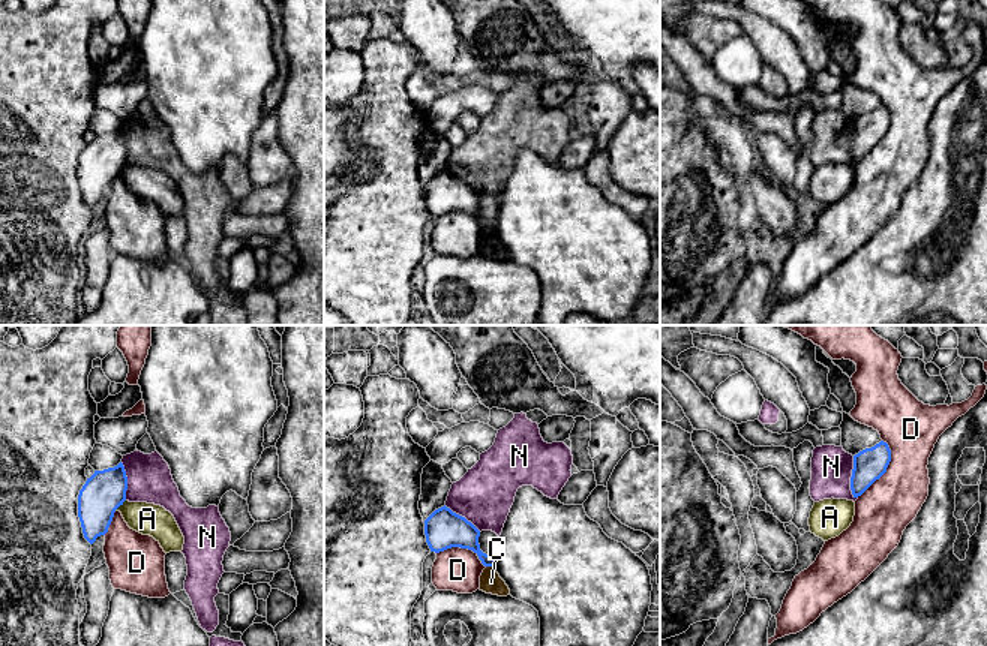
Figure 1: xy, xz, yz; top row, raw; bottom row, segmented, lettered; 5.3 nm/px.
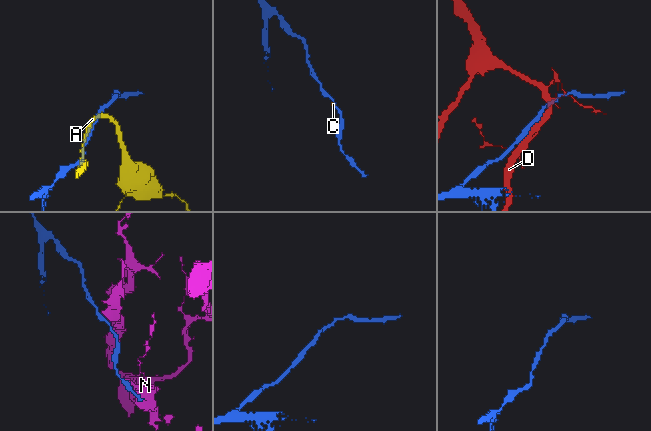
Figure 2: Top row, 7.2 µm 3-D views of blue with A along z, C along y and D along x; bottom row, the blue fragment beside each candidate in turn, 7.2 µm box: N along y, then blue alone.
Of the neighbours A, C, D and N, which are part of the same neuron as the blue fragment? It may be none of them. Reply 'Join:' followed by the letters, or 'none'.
Join: none

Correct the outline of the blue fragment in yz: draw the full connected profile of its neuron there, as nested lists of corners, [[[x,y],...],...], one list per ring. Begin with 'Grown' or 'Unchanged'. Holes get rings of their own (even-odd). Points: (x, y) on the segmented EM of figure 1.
Unchanged. [[[880,441],[854,456],[850,490],[854,498],[861,496],[876,480],[879,480],[891,462],[891,450]]]

